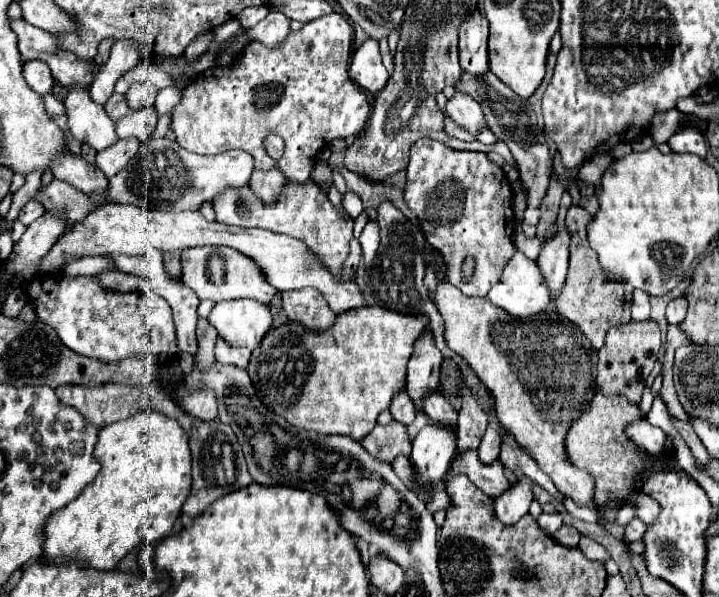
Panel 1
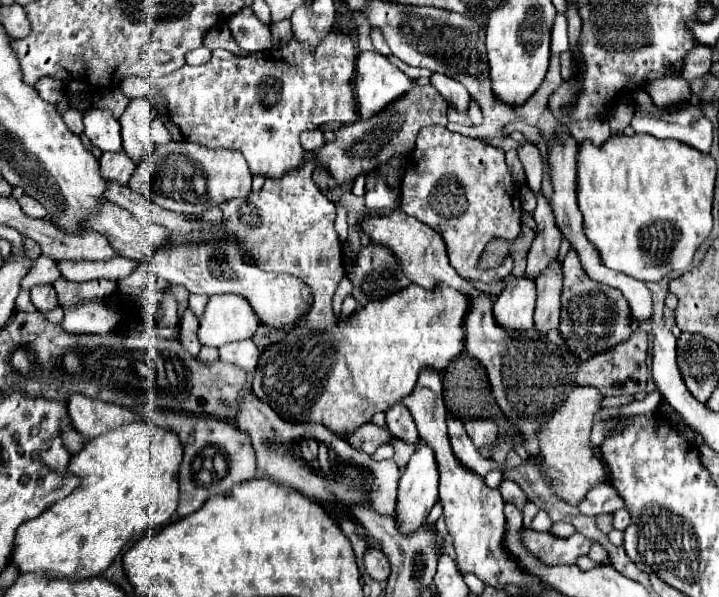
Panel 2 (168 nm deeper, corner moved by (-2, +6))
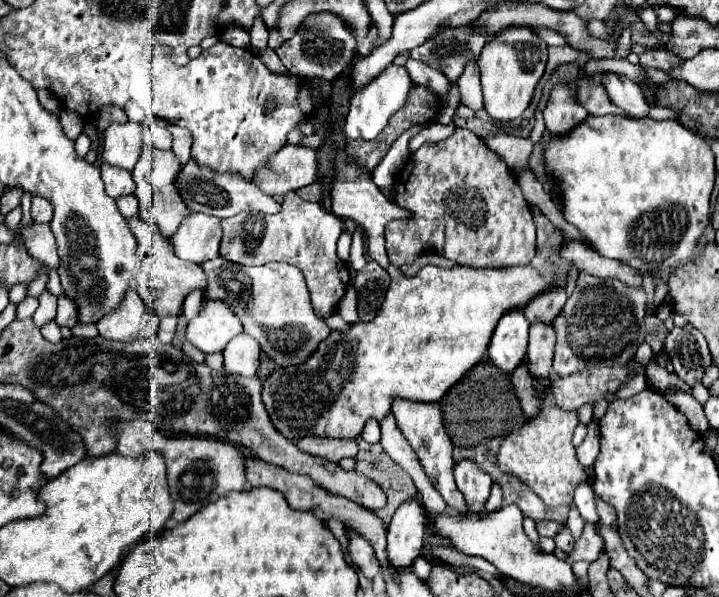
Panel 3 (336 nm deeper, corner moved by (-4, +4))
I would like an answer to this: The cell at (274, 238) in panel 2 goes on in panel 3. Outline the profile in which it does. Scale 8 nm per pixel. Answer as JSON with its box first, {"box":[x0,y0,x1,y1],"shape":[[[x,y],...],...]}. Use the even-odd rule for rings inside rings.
{"box":[220,193,350,319],"shape":[[[286,193],[284,195],[284,203],[282,203],[282,211],[276,215],[264,215],[264,213],[238,213],[234,217],[222,219],[222,247],[220,247],[220,255],[232,263],[238,265],[264,265],[270,261],[284,261],[290,263],[294,267],[298,267],[306,279],[308,291],[310,291],[310,299],[312,299],[312,307],[314,313],[322,319],[330,317],[340,299],[346,293],[348,281],[350,281],[350,271],[346,267],[344,261],[338,259],[336,255],[336,241],[342,233],[342,219],[336,217],[334,213],[326,211],[320,203],[310,203],[300,199],[296,193]]]}

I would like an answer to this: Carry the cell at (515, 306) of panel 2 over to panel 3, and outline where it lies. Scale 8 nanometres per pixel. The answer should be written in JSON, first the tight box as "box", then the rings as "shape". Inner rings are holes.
{"box":[488,309,530,375],"shape":[[[514,309],[506,313],[492,335],[488,347],[488,361],[494,363],[504,373],[512,375],[512,371],[524,361],[528,347],[528,329],[530,323],[524,317],[524,311]]]}

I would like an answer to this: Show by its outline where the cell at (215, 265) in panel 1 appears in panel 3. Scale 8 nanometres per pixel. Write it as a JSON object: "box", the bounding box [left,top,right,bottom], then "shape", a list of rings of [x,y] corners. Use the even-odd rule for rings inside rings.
{"box":[202,257,330,369],"shape":[[[224,257],[202,263],[202,269],[208,275],[208,287],[204,291],[206,299],[228,301],[228,305],[232,305],[234,313],[238,315],[244,333],[252,335],[260,343],[262,351],[278,367],[286,369],[304,363],[318,349],[318,343],[328,339],[330,327],[324,319],[316,317],[300,269],[288,263],[244,267],[232,265],[232,261]]]}

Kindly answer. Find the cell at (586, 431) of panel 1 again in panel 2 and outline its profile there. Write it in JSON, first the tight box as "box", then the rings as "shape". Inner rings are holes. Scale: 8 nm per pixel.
{"box":[540,387,606,505],"shape":[[[576,387],[564,405],[554,413],[554,417],[540,431],[540,457],[544,461],[544,475],[554,487],[554,491],[570,505],[578,505],[584,501],[586,493],[606,481],[606,465],[598,453],[590,445],[590,433],[596,415],[602,411],[600,401],[604,395],[596,387]]]}

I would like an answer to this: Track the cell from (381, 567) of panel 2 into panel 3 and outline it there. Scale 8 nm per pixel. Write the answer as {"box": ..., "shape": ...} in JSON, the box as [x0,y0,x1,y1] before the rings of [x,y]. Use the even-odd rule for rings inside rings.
{"box":[346,527,380,579],"shape":[[[346,527],[346,535],[348,535],[348,553],[350,553],[352,563],[368,579],[374,579],[380,573],[380,561],[376,559],[372,545],[364,537],[360,537],[356,531],[348,529],[348,527]]]}

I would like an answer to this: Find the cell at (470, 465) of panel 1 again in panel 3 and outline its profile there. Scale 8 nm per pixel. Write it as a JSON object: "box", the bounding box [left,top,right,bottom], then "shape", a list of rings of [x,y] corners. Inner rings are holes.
{"box":[536,521,564,537],"shape":[[[540,521],[540,523],[536,523],[536,529],[538,529],[538,533],[542,535],[542,537],[556,537],[556,533],[562,529],[564,525],[562,523],[552,523],[552,521]]]}

